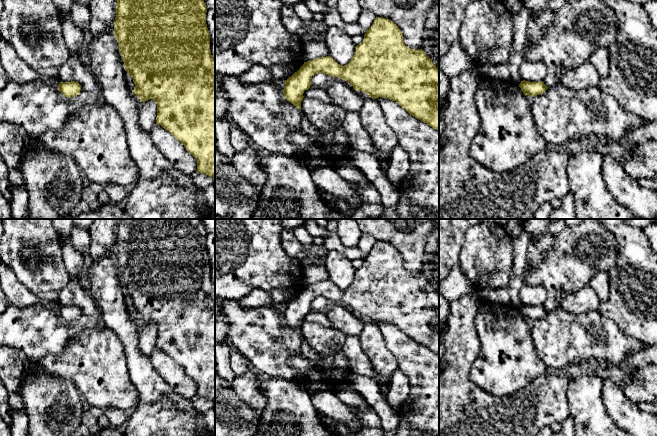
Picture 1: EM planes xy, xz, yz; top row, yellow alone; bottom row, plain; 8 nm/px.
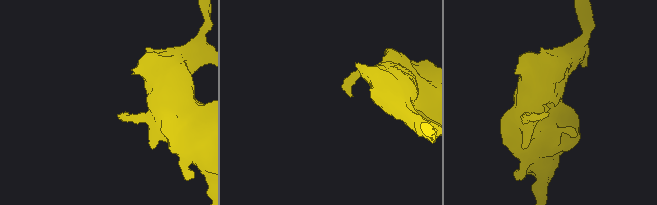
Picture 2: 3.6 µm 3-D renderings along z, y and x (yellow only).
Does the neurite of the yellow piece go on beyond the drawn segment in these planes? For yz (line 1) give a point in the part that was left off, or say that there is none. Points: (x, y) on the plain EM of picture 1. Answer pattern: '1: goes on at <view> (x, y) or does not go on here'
1: does not go on here

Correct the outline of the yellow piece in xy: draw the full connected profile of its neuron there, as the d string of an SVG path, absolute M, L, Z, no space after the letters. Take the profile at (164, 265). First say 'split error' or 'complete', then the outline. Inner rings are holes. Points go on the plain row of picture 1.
complete; M117 219L114 259L125 293L132 301L135 313L132 316L141 326L153 323L157 328L156 348L169 355L197 384L197 396L209 399L215 410L215 284L210 274L210 259L206 248L207 232L201 219Z

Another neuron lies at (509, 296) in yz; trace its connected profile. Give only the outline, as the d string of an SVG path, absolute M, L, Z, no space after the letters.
M522 230L513 237L514 264L509 285L502 290L485 288L479 291L479 297L489 303L500 303L519 309L522 305L519 291L524 286L523 274L528 268L528 245L532 236Z

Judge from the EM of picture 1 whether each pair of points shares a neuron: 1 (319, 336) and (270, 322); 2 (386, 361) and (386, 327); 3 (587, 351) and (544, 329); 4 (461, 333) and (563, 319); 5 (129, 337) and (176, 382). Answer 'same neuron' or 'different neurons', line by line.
1: different neurons
2: different neurons
3: same neuron
4: different neurons
5: different neurons

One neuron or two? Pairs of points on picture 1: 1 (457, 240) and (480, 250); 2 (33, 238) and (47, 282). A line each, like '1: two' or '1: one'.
1: two
2: one

